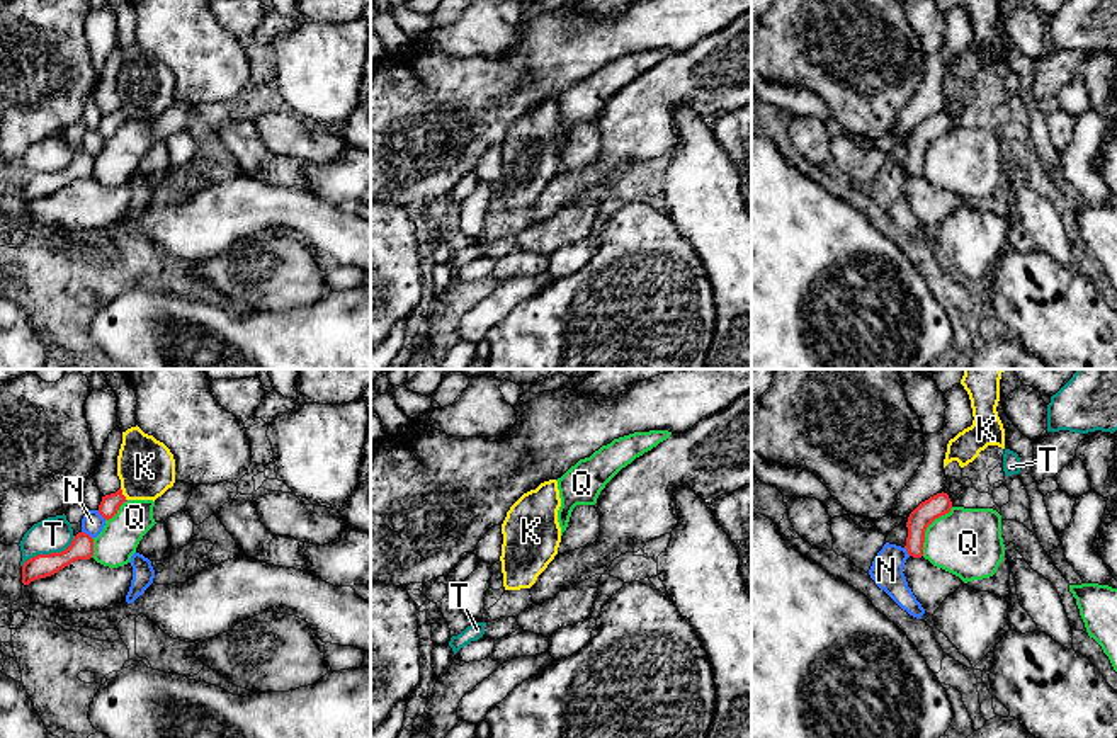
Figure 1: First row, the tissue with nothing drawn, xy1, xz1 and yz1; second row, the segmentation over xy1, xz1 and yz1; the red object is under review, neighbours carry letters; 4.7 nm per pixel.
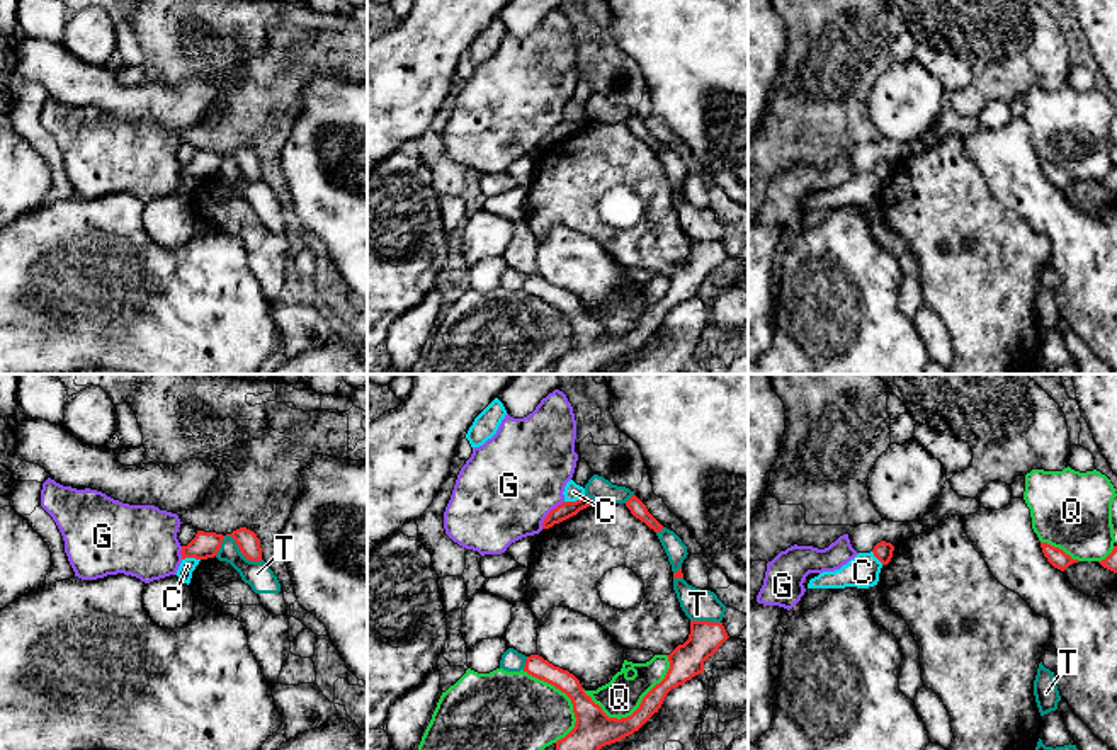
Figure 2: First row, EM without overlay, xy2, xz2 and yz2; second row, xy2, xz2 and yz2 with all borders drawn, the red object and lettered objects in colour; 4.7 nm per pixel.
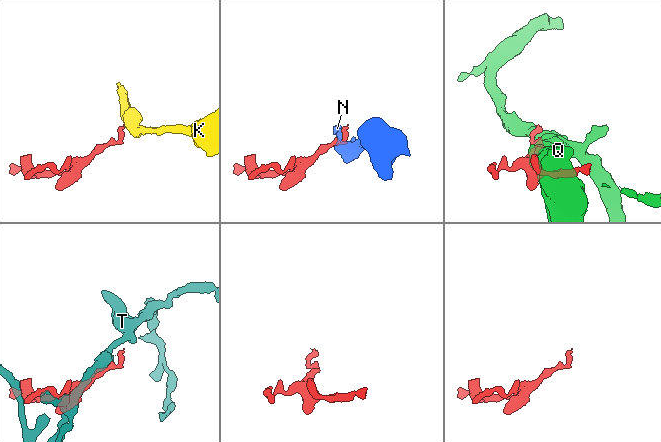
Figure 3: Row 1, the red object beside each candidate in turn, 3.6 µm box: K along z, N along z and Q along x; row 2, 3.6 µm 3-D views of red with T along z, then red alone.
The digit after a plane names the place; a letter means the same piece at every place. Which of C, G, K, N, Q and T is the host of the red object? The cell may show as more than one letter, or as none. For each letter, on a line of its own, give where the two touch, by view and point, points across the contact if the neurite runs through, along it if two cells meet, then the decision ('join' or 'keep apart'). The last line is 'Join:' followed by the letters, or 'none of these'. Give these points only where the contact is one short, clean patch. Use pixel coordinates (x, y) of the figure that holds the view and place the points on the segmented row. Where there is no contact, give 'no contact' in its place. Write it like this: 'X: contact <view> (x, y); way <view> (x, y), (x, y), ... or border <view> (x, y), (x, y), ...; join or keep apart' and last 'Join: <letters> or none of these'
C: contact xz2 (573, 502); border xz2 (584, 494), (575, 500), (565, 502); keep apart
G: contact xz2 (548, 514); border xz2 (563, 500), (548, 514), (541, 528); keep apart
K: contact xy1 (123, 495); way xy1 (109, 505), (123, 495), (145, 473), (145, 466); join
N: contact xy1 (87, 534); border xy1 (82, 531), (92, 539); keep apart
Q: contact xz2 (636, 710); keep apart
T: contact xy2 (237, 543); keep apart
Join: K

